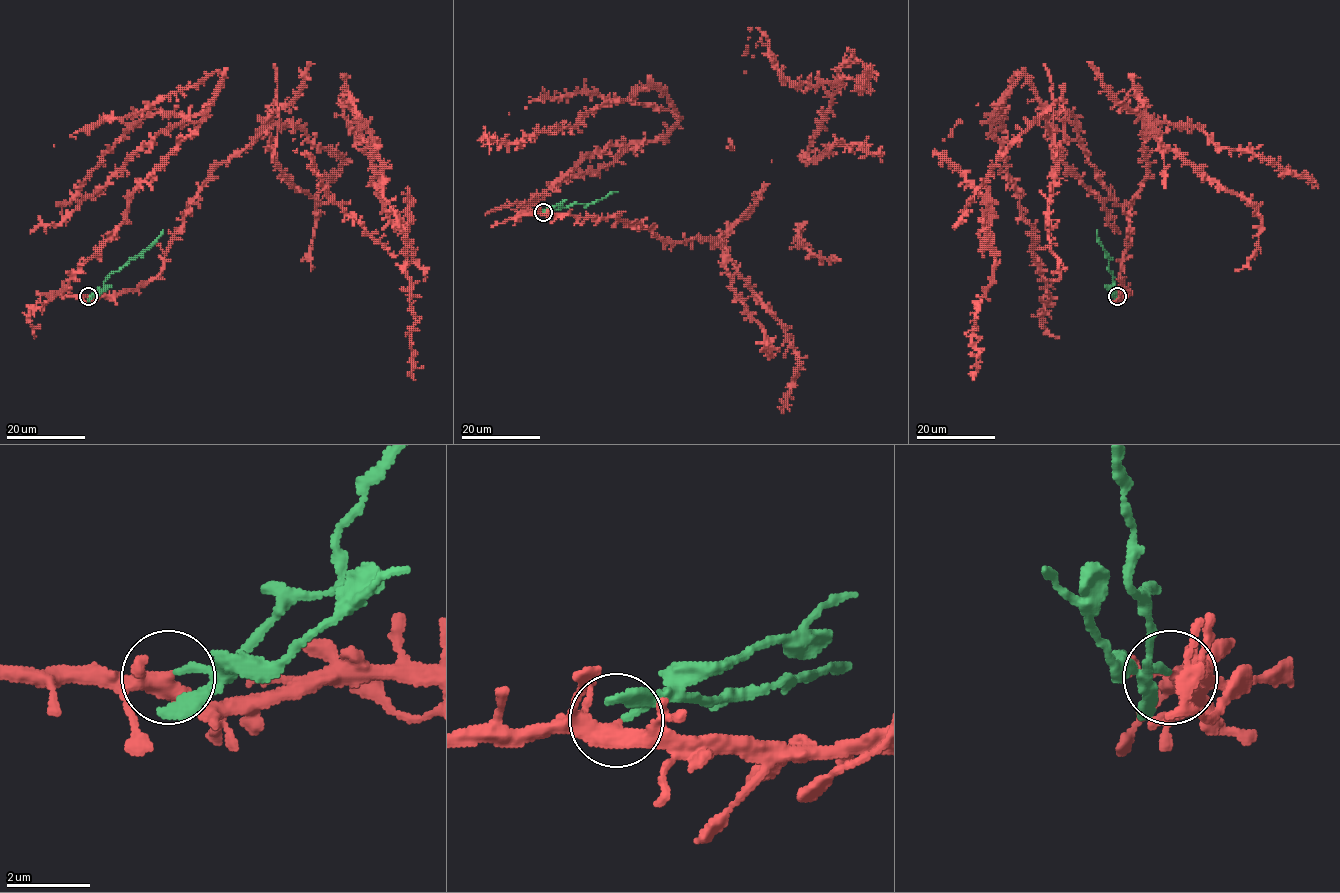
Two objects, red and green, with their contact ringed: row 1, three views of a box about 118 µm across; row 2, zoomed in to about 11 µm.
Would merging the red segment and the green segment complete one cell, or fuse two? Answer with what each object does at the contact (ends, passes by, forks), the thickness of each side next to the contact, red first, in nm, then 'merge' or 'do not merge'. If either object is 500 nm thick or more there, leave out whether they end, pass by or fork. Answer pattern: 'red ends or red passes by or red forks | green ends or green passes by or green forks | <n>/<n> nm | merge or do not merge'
red forks | green ends | 320/160 nm | do not merge

